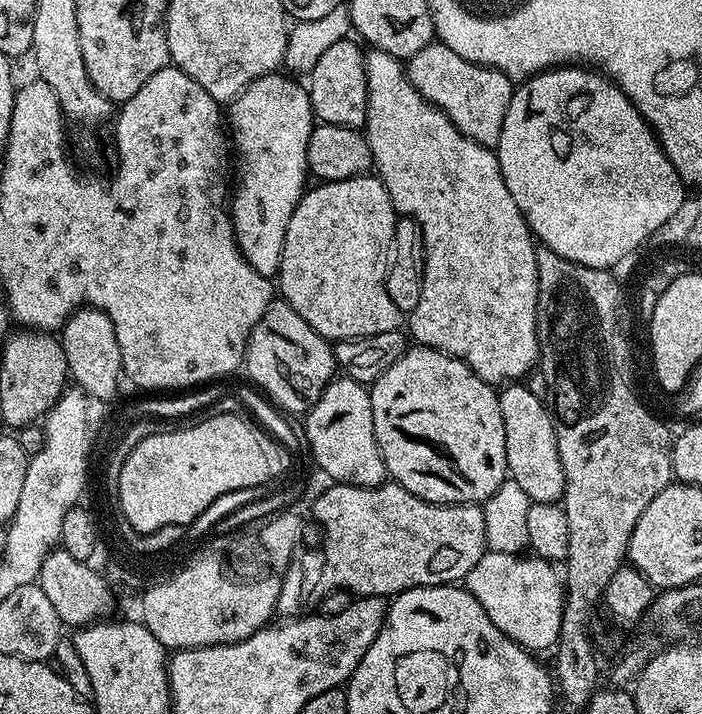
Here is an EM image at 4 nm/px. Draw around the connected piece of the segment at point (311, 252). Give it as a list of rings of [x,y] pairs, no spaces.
[[[375,174],[320,182],[315,186],[317,188],[309,187],[305,191],[294,214],[290,214],[290,226],[286,226],[286,242],[282,246],[278,273],[279,295],[329,342],[386,334],[386,330],[399,329],[405,323],[405,313],[390,300],[384,285],[398,219],[386,186]]]

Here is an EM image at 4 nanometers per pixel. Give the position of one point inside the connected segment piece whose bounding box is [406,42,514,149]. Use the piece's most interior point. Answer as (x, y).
(475, 98)

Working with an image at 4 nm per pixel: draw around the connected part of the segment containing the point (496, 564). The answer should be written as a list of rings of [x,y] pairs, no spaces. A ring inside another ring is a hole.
[[[485,551],[465,577],[465,587],[474,594],[490,620],[516,644],[531,652],[553,649],[561,632],[564,584],[549,561],[528,554]]]

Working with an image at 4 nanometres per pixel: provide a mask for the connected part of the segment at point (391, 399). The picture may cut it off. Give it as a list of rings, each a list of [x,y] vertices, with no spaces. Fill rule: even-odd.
[[[423,346],[409,347],[408,351],[390,366],[370,385],[370,406],[374,414],[374,434],[380,447],[380,453],[384,459],[384,465],[389,477],[395,483],[401,484],[410,494],[422,498],[431,504],[474,504],[490,499],[496,490],[504,483],[508,476],[508,463],[506,462],[506,430],[502,422],[502,410],[500,409],[500,398],[497,389],[493,385],[486,383],[470,366],[466,366],[458,358],[447,356],[444,352],[439,352],[436,348],[426,348]]]

